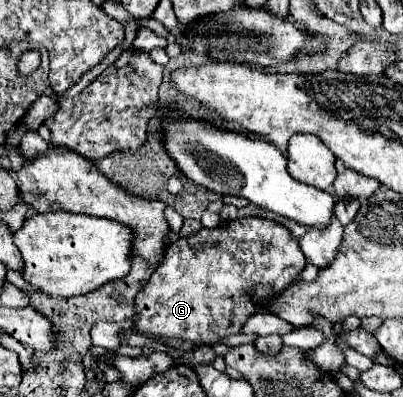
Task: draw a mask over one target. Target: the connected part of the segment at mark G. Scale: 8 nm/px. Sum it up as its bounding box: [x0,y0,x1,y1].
[134,218,306,344]

